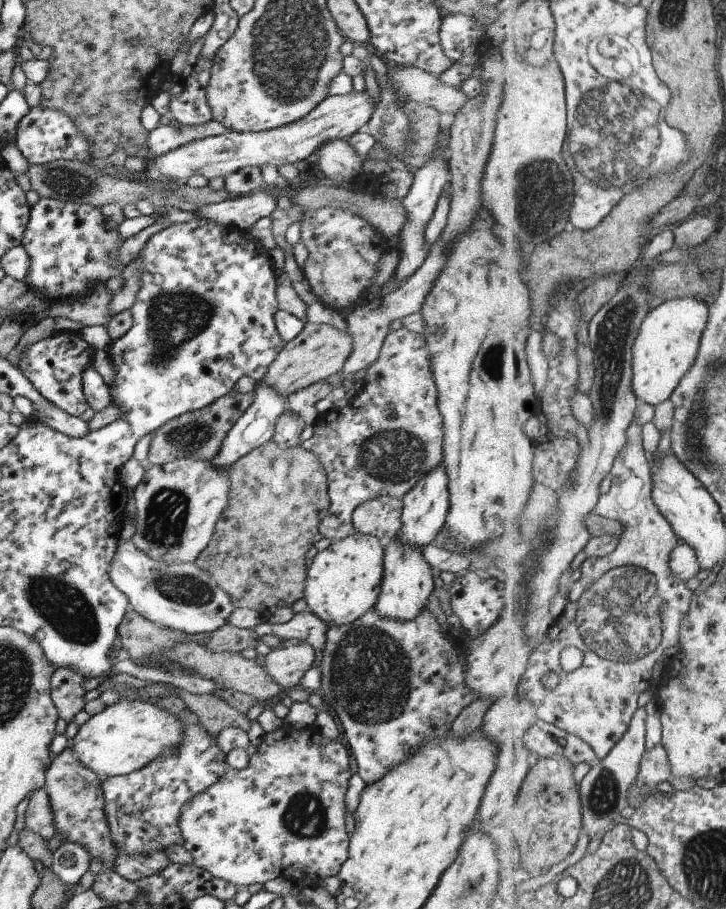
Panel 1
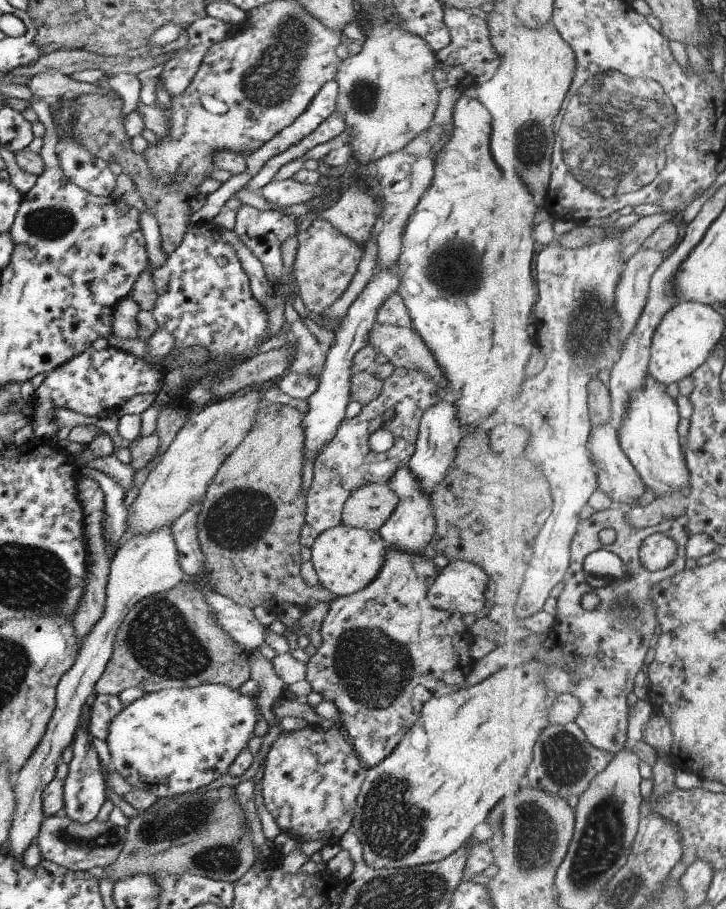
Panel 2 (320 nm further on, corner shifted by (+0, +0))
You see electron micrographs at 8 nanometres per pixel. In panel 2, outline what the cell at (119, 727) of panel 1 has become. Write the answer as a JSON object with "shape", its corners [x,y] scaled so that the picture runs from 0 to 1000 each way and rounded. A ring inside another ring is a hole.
{"shape":[[[302,751],[197,763],[164,782],[149,796],[143,812],[152,829],[149,847],[165,851],[183,868],[205,870],[215,879],[262,872],[313,850],[315,842],[339,823],[358,788],[351,767]]]}

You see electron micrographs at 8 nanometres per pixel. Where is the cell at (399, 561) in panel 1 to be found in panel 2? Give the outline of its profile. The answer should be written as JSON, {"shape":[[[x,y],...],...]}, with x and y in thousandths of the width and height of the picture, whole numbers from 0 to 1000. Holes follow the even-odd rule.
{"shape":[[[559,510],[552,512],[533,531],[534,536],[548,546],[548,551],[536,570],[521,581],[519,585],[533,605],[544,604],[577,611],[584,601],[595,593],[599,583],[601,574],[592,556],[592,545],[581,542],[576,528]]]}

